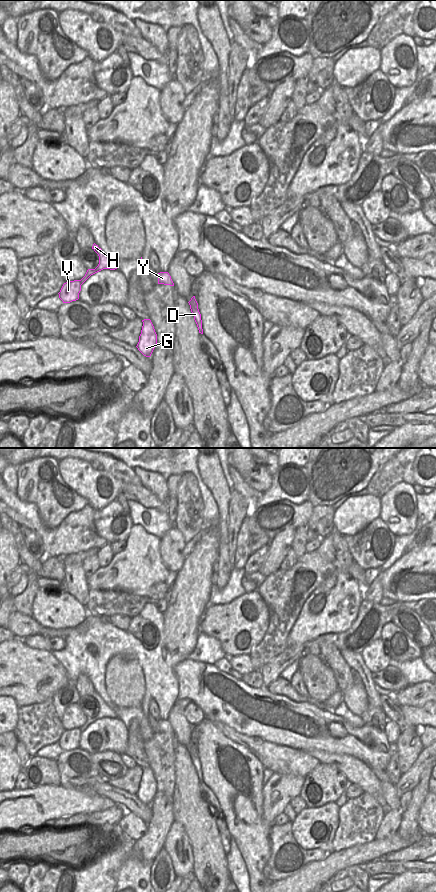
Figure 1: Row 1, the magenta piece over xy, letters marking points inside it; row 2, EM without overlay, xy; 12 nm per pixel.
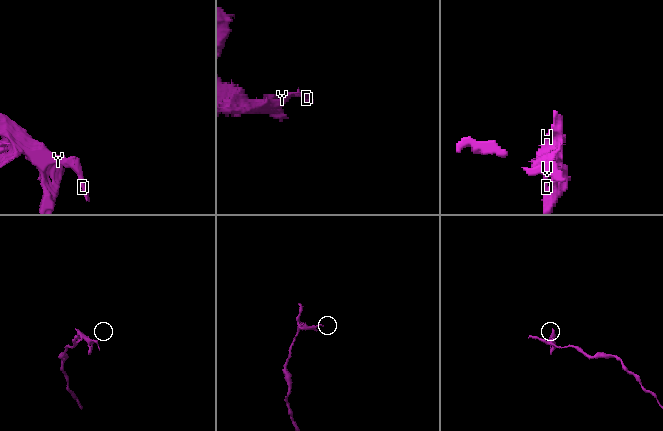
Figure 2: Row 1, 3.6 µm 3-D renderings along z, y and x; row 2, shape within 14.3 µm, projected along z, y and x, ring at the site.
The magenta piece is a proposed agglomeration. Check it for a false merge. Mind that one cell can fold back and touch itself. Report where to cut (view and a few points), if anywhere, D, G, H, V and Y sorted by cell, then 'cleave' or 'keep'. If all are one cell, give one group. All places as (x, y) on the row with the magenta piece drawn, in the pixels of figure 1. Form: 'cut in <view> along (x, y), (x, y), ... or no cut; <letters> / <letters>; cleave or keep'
cut in xy along (80, 280), (82, 283); D G H Y / V; cleave

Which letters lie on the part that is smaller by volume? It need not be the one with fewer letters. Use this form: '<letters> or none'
D, G, H, Y

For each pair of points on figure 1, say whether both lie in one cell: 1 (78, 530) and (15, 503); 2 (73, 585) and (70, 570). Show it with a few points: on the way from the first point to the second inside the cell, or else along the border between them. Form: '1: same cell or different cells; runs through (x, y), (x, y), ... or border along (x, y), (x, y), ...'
1: same cell; runs through (62, 534), (45, 534), (30, 519)
2: same cell; runs through (73, 581), (73, 574)

